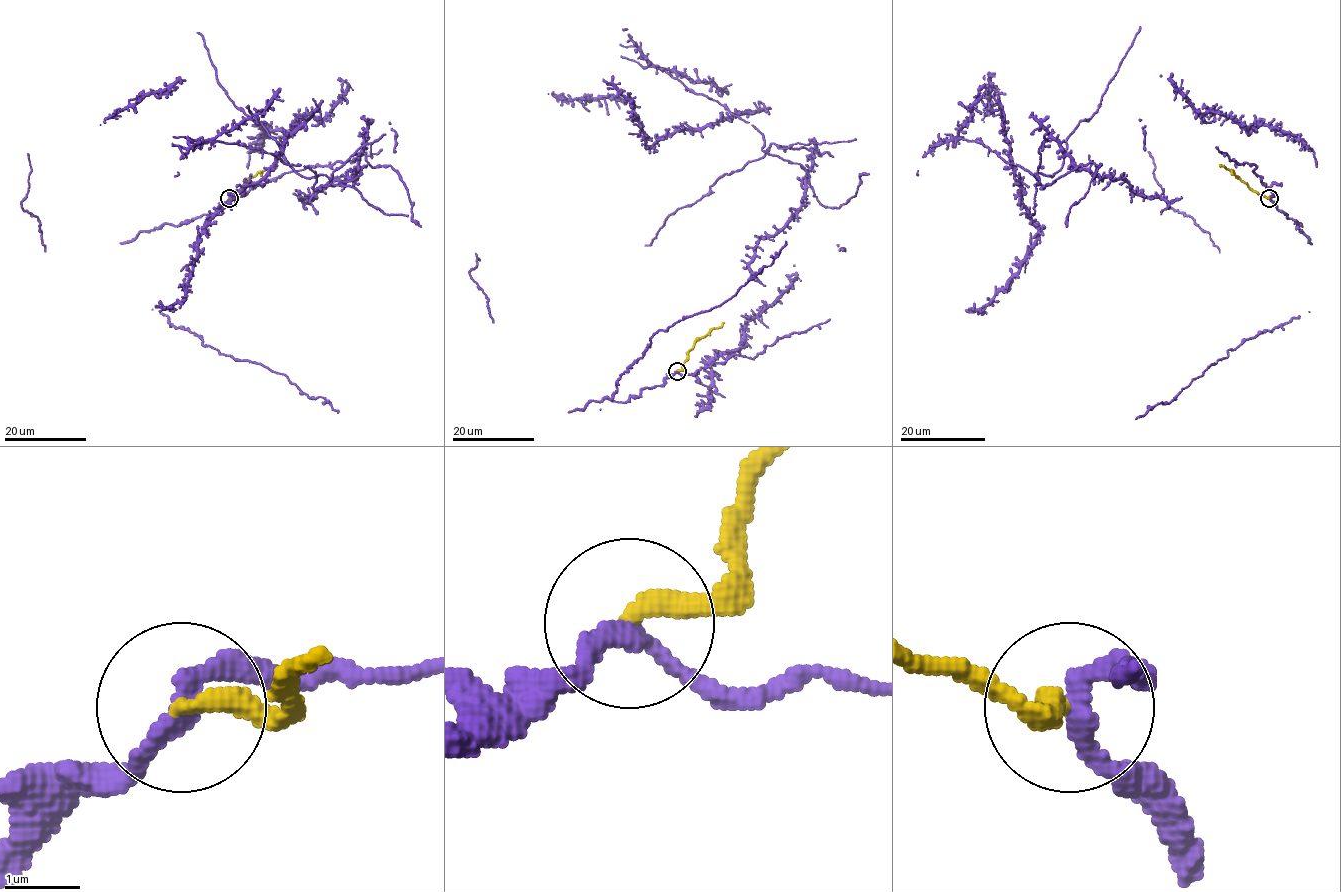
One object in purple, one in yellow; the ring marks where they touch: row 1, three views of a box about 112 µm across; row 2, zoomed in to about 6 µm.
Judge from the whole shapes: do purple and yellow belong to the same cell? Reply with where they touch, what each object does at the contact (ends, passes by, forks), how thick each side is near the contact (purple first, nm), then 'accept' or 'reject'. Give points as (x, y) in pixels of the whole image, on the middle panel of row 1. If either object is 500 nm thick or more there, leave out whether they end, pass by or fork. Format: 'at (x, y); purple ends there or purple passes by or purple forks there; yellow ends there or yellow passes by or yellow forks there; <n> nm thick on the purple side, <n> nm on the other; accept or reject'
at (677, 371); purple passes by; yellow ends there; 240 nm thick on the purple side, 280 nm on the other; reject

